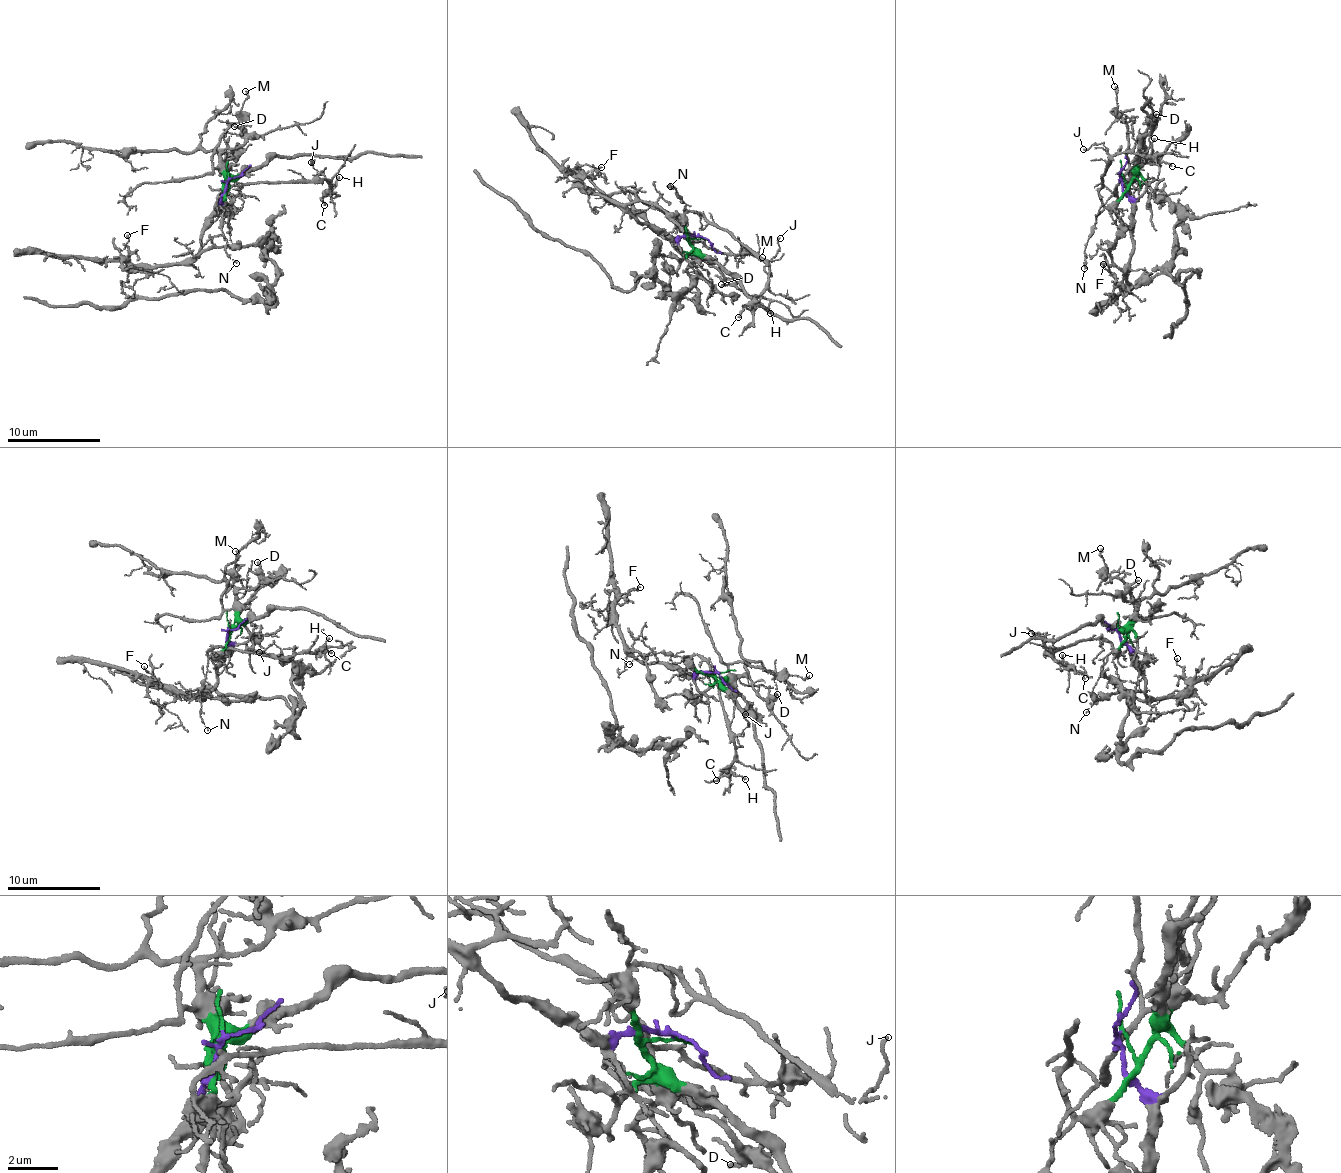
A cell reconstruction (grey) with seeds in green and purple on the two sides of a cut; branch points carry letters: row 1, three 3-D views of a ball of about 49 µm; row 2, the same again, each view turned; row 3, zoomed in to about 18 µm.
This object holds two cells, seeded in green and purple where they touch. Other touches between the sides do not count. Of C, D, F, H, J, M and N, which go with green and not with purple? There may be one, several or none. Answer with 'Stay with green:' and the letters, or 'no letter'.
Stay with green: C, D, H, J, M, N

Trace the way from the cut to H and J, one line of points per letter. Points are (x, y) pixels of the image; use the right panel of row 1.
H: (1122, 176), (1126, 190), (1106, 206), (1099, 195), (1099, 184), (1113, 154), (1132, 152), (1150, 155), (1154, 138)
J: (1122, 176), (1126, 190), (1106, 206), (1099, 195), (1099, 184), (1109, 156), (1102, 145), (1083, 148)

